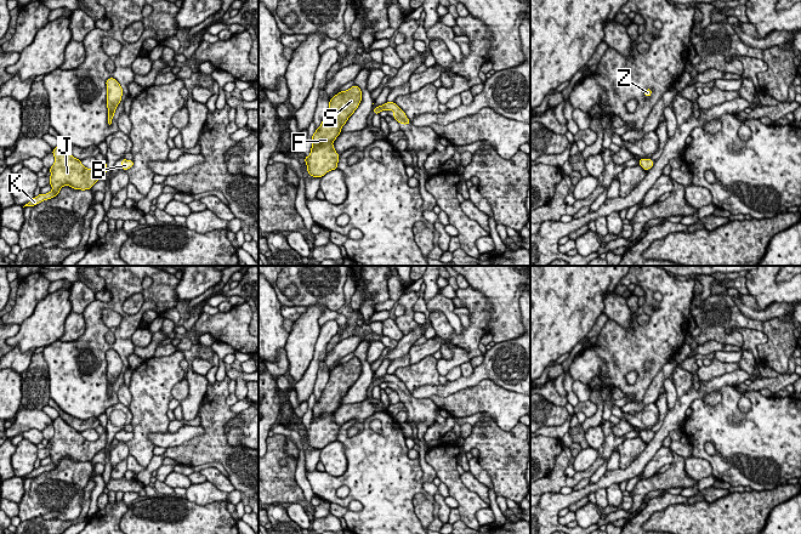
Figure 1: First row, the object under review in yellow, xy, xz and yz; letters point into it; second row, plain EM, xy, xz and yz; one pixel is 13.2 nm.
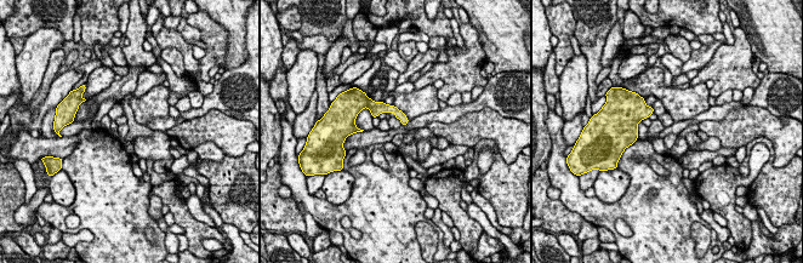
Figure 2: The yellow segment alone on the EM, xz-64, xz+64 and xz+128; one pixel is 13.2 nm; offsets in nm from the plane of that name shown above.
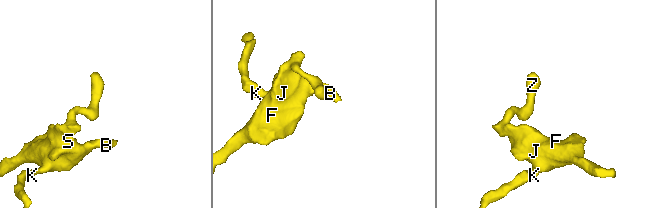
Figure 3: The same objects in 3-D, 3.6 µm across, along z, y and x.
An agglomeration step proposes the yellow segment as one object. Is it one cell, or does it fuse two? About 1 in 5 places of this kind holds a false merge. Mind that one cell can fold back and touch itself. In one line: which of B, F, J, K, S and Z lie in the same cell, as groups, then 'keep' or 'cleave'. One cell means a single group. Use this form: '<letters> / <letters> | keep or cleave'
B F J K S Z | keep

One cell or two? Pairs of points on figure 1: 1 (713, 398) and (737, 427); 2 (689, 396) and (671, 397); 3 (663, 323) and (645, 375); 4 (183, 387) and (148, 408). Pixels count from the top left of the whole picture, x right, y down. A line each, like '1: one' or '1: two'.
1: two
2: two
3: one
4: two

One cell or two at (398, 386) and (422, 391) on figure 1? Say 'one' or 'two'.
two

